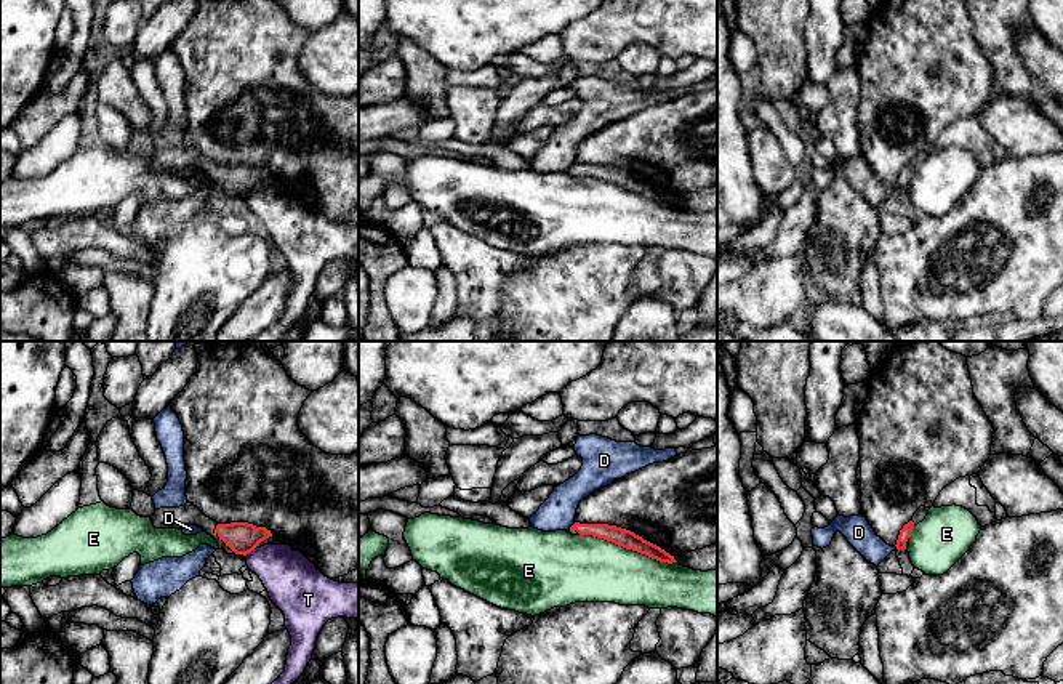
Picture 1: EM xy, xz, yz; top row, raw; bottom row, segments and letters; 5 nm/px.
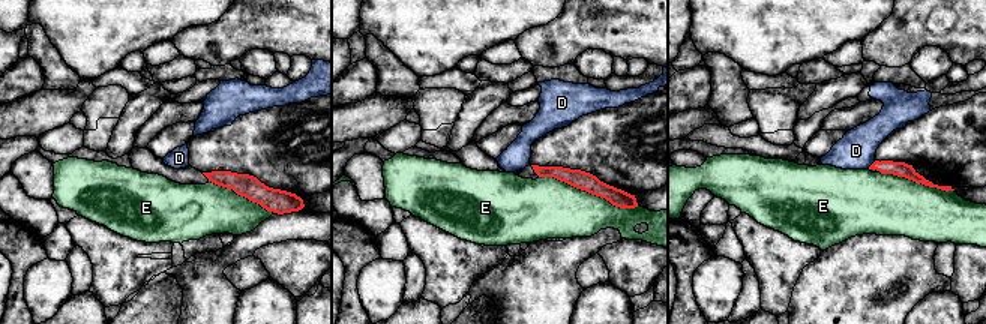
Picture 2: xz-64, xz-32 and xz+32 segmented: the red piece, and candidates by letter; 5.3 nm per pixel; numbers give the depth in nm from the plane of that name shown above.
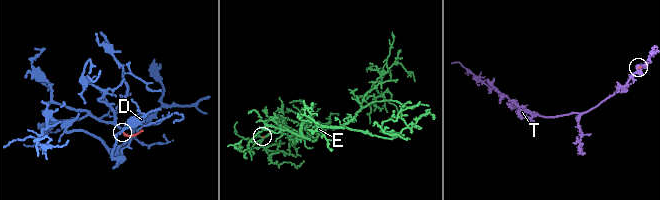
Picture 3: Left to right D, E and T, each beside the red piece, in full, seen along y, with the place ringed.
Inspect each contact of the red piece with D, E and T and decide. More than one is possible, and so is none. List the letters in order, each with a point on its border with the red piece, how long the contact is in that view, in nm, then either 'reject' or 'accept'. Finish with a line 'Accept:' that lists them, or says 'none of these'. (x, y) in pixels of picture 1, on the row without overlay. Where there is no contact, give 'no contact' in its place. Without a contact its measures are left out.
D: meets red in xz at (573, 165); contact 50 nm long; reject
E: meets red in xz at (628, 189); contact 500 nm long; reject
T: meets red in xy at (248, 193); contact 60 nm long; reject
Accept: none of these

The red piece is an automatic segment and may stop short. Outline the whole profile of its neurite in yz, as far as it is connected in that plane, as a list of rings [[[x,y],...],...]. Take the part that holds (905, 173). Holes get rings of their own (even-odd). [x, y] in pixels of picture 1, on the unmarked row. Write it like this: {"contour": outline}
{"contour": [[[921,147],[921,149],[914,154],[913,160],[911,160],[908,165],[903,167],[903,170],[900,171],[897,186],[895,186],[898,192],[900,192],[900,191],[908,191],[908,187],[909,187],[909,178],[911,178],[913,170],[914,170],[919,163],[922,163],[922,162],[925,160],[925,157],[929,155],[929,151],[930,151],[930,149]]]}

